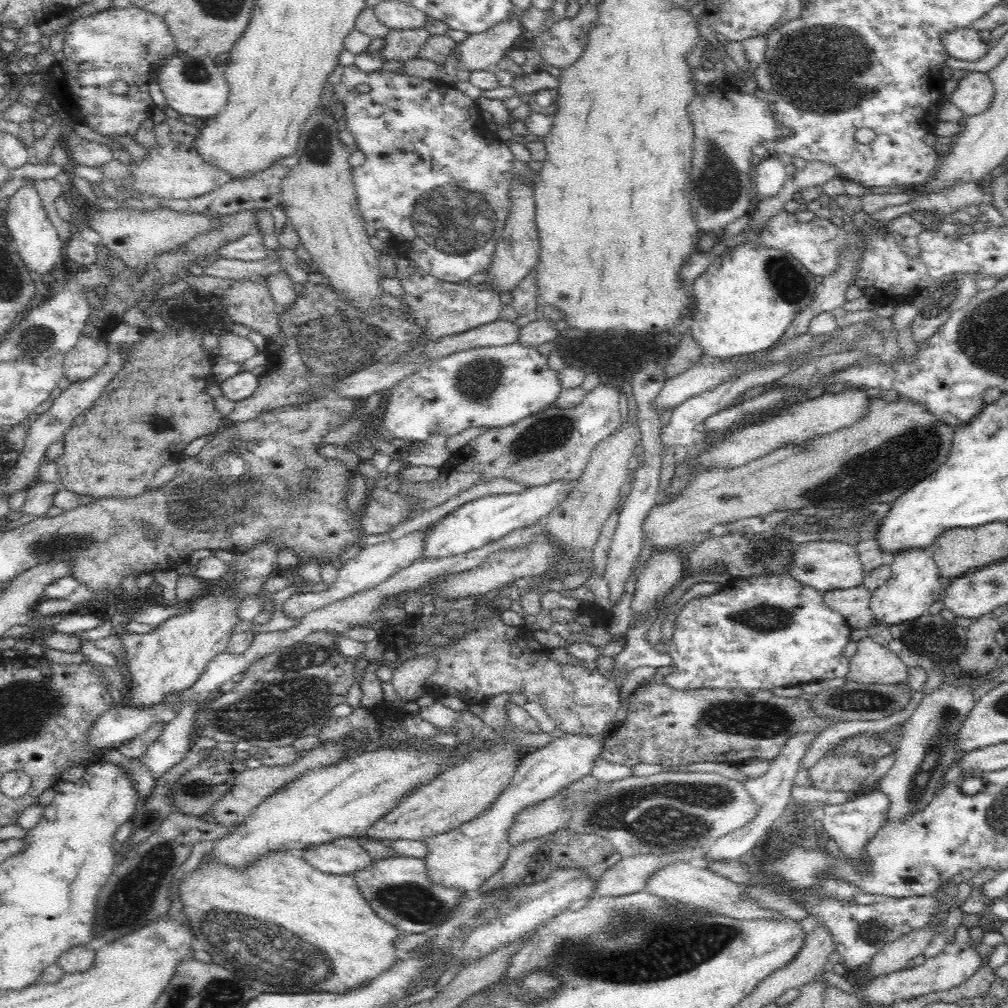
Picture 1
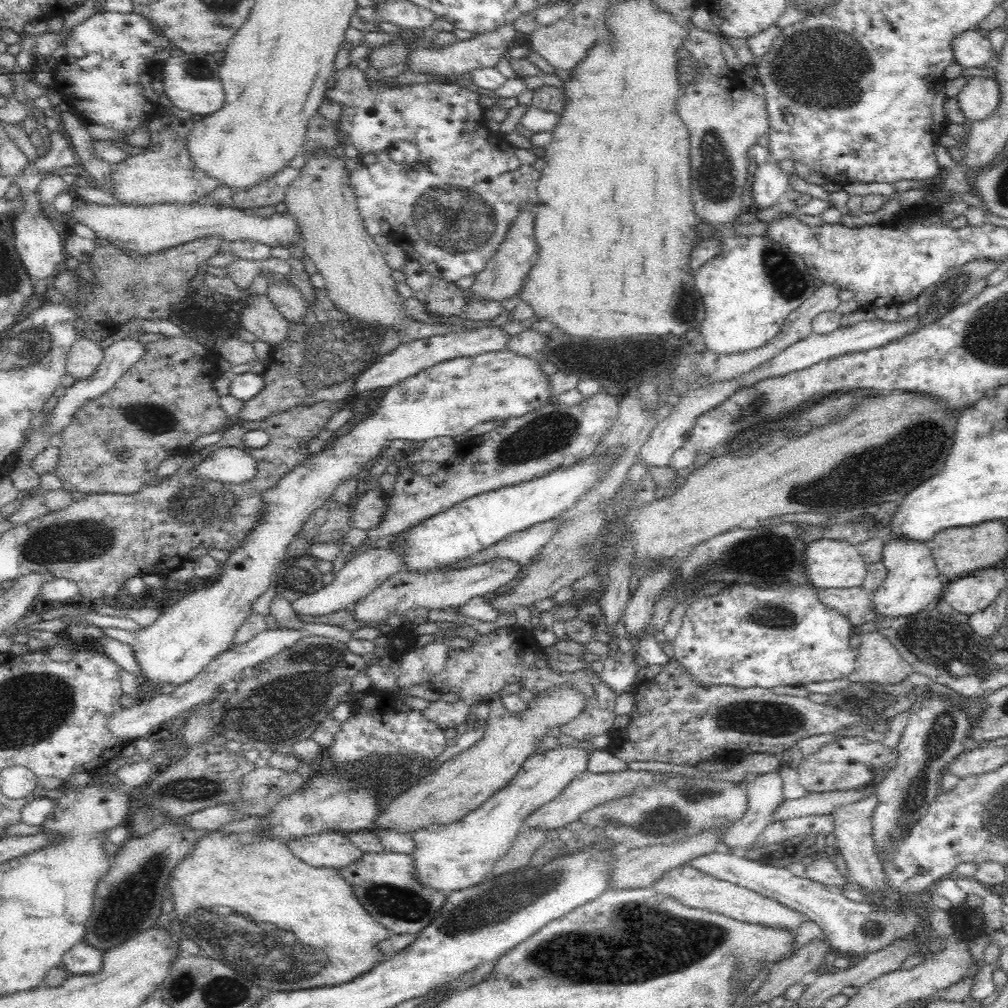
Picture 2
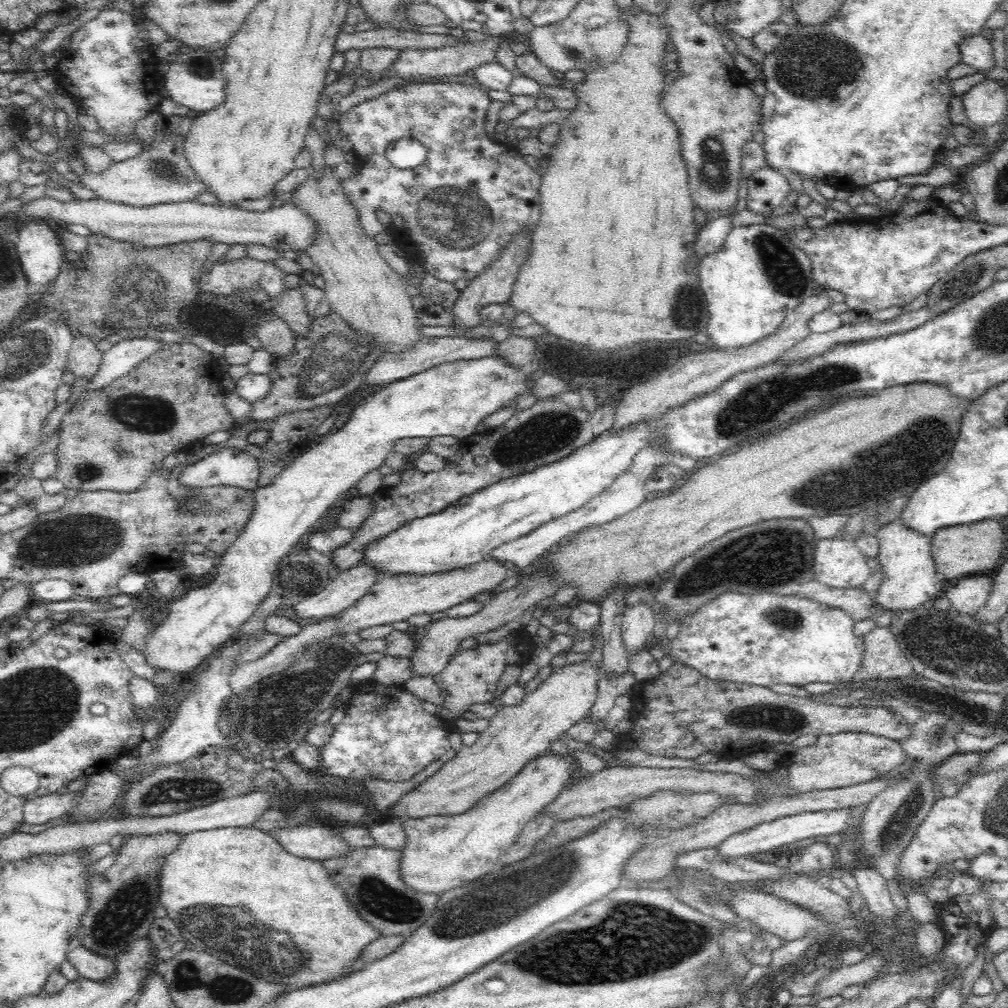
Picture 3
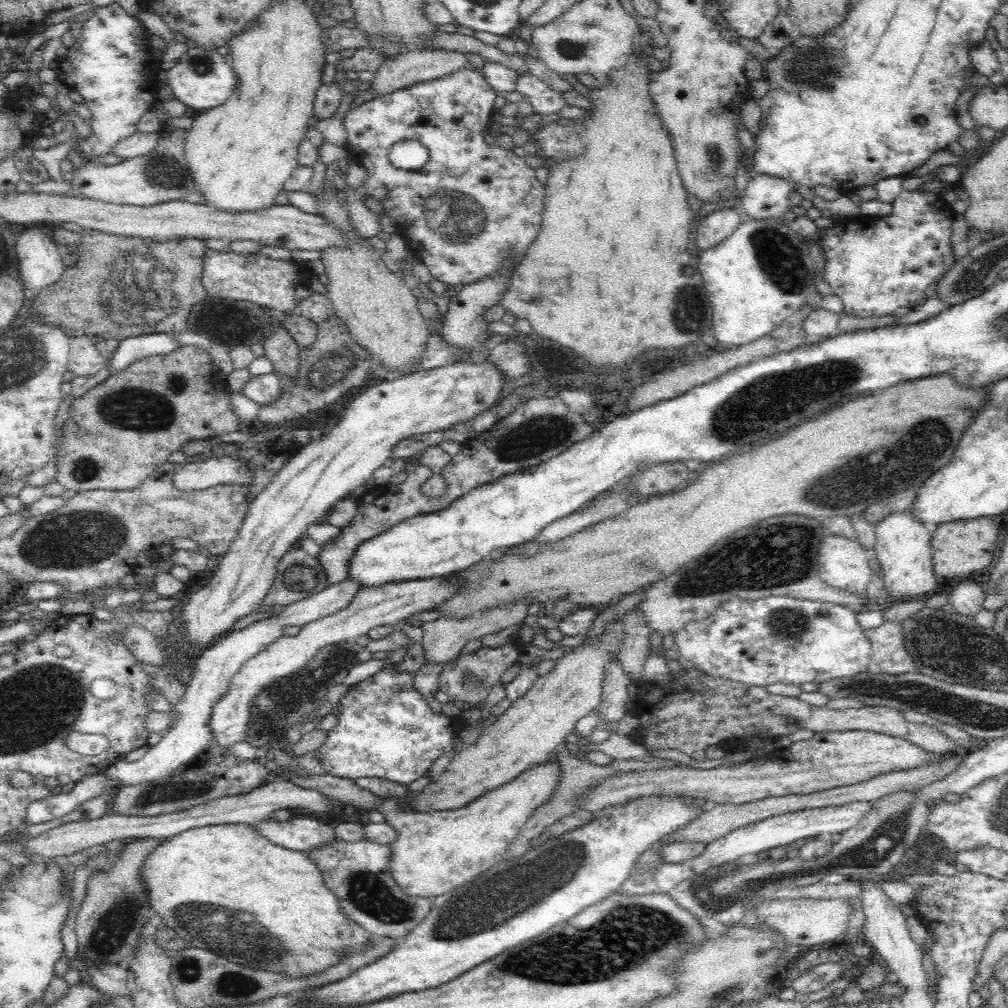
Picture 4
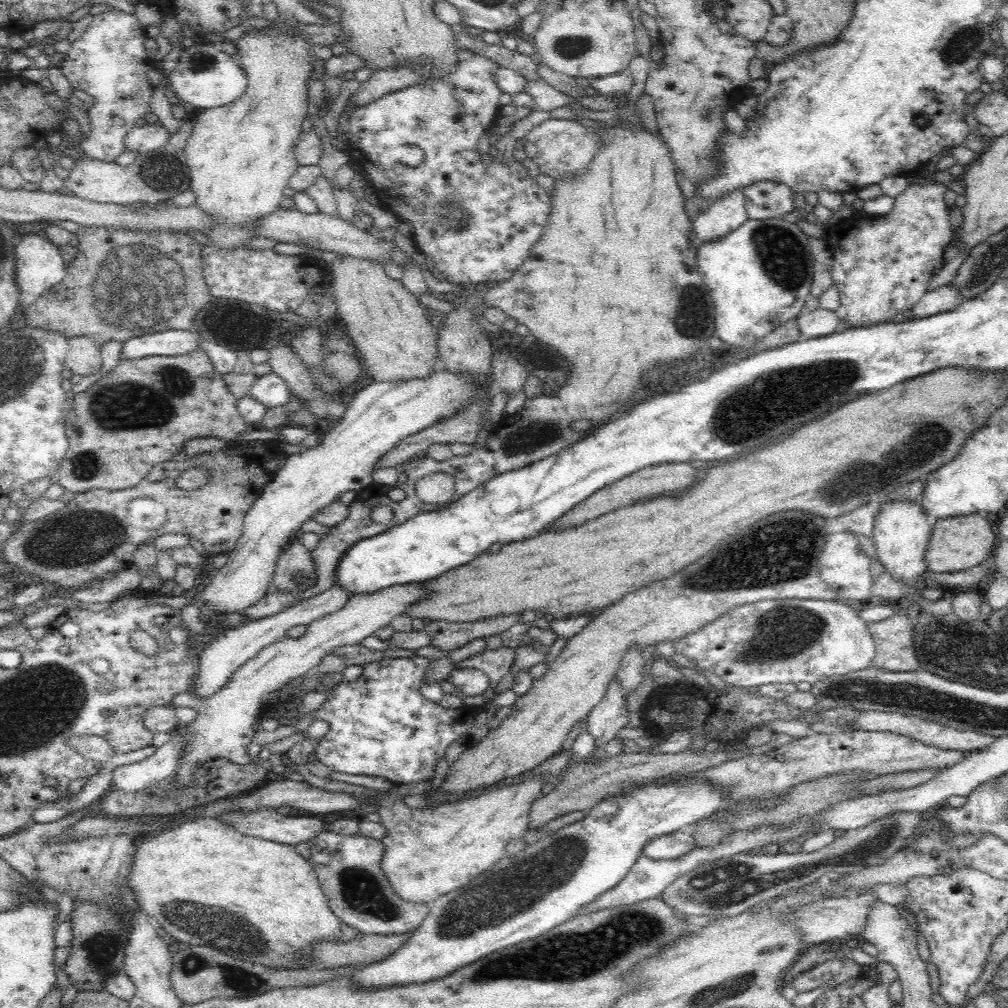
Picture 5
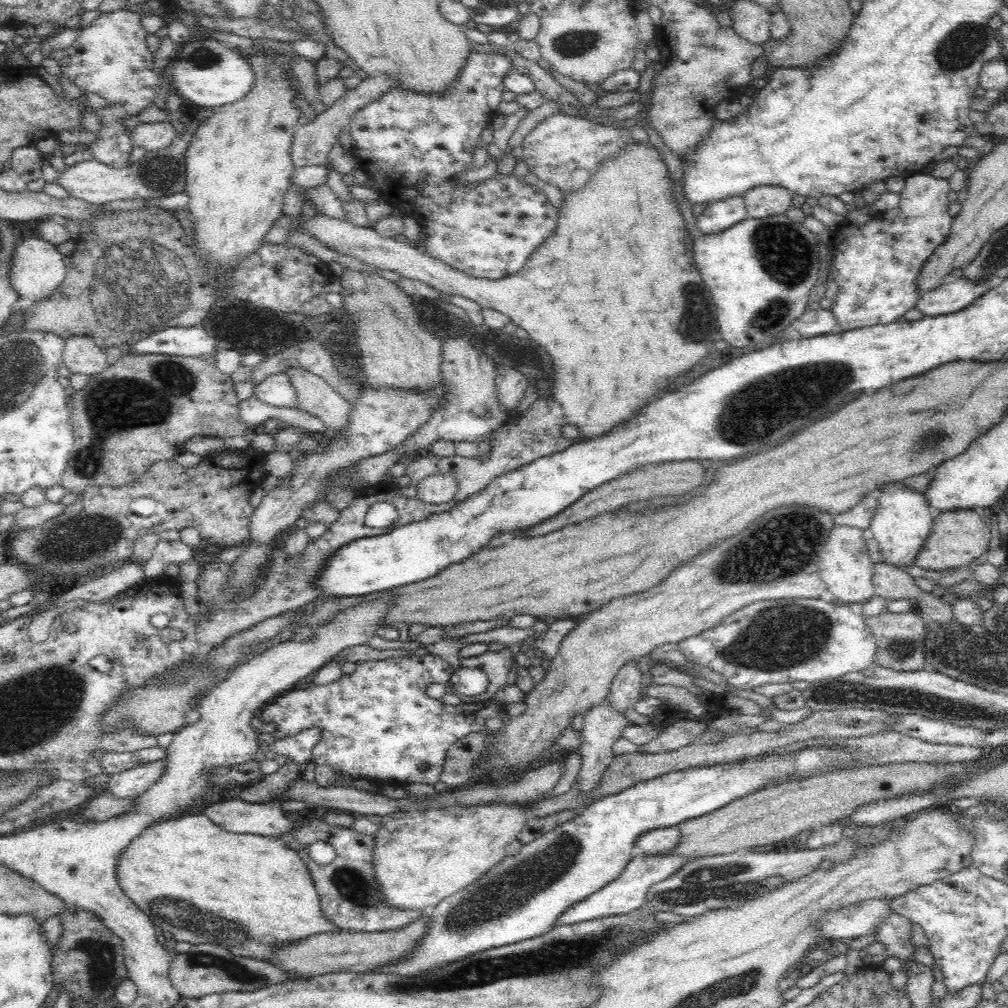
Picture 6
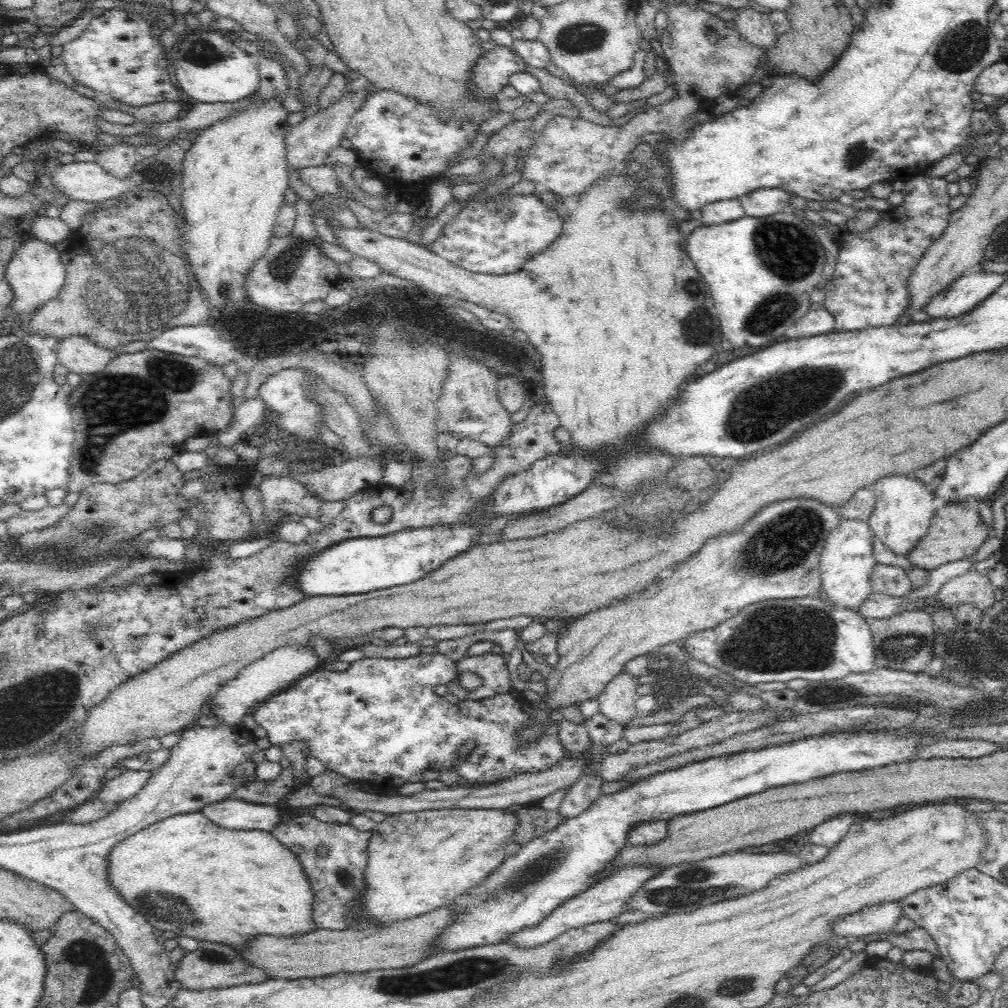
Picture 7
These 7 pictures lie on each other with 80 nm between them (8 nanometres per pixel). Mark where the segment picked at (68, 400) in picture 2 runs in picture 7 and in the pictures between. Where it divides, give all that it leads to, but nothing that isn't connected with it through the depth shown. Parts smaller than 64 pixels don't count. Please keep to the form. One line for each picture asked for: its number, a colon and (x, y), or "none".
3: (121, 357)
4: (134, 348)
5: (169, 342)
6: (194, 341)
7: (202, 342)

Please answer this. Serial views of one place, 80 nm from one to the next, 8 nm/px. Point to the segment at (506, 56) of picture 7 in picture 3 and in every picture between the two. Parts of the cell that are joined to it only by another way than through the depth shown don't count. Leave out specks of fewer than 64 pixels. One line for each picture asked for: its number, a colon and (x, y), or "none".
3: (457, 211)
4: (473, 210)
5: (476, 220)
6: (413, 145)

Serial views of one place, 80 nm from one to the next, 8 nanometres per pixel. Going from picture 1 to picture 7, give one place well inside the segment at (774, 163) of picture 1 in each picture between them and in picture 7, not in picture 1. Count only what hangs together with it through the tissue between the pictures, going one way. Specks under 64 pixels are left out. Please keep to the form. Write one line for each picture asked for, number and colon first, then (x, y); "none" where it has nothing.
2: (770, 183)
3: (767, 189)
4: (764, 196)
5: (764, 199)
6: (763, 201)
7: (761, 202)

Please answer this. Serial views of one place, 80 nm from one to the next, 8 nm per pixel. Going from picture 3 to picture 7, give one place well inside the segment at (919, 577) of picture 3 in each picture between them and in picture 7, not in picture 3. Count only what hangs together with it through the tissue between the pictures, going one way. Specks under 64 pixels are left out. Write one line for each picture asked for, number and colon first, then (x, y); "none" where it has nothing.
4: (903, 543)
5: (902, 531)
6: (903, 520)
7: (904, 508)

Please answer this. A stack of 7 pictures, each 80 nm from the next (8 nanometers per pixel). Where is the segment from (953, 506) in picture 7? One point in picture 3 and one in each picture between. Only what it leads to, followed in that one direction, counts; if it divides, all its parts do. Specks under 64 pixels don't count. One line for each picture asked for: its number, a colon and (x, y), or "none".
3: (959, 551)
4: (961, 548)
5: (957, 543)
6: (958, 536)

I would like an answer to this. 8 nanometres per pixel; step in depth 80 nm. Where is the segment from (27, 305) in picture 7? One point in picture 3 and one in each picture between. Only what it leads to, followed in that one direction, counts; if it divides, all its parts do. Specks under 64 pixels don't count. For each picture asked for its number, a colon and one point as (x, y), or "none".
3: (40, 251)
4: (40, 265)
5: (39, 266)
6: (38, 270)

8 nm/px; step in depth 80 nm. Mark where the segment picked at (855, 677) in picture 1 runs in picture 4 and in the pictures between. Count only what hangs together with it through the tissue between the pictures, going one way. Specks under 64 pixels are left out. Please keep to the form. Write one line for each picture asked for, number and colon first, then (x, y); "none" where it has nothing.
2: (878, 661)
3: (883, 658)
4: (889, 655)

